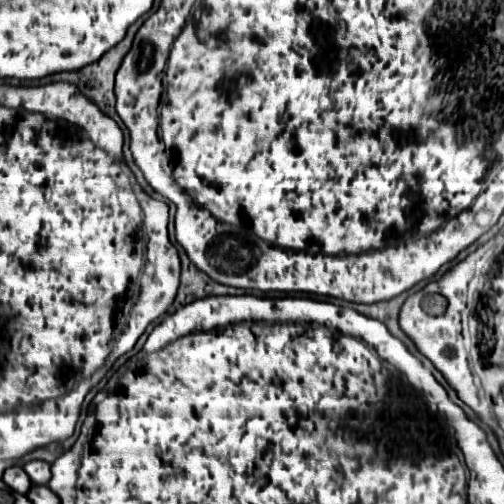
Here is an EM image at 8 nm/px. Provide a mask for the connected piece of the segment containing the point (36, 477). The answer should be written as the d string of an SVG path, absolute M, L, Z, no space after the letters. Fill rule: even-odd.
M32 460L24 464L24 472L30 476L32 484L46 484L50 480L50 464L42 460Z

